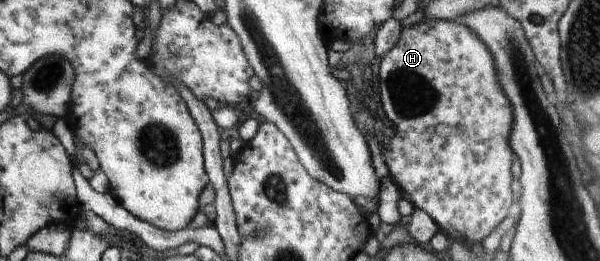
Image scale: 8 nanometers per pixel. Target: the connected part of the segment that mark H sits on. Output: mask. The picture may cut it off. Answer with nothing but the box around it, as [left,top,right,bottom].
[379,17,515,245]

